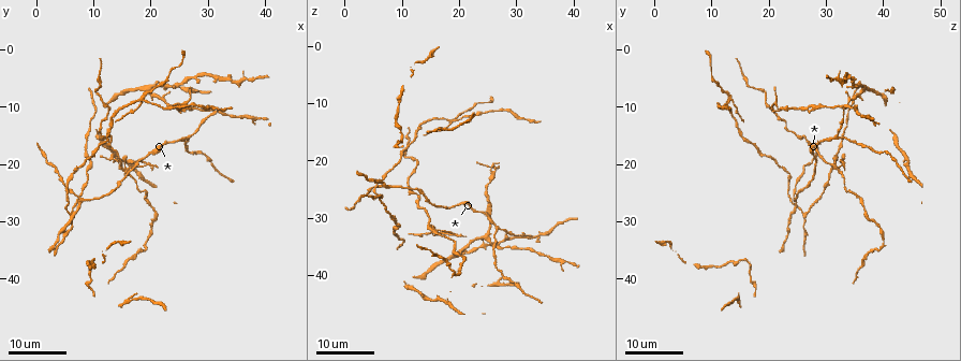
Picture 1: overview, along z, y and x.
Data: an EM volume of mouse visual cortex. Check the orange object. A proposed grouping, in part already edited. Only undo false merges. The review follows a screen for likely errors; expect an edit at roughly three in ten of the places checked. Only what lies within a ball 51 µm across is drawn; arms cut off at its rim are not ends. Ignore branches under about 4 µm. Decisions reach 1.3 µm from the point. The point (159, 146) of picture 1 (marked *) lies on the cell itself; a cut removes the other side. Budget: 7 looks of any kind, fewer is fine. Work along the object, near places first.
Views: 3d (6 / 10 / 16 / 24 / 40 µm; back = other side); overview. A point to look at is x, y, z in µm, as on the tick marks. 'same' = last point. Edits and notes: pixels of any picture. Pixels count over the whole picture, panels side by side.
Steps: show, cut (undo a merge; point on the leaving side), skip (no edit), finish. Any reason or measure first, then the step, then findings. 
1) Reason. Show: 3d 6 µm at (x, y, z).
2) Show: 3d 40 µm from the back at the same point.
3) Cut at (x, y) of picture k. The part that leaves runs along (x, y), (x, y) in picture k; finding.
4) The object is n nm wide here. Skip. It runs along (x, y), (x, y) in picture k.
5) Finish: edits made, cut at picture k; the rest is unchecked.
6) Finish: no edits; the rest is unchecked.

Three arms meet. Show: 3d 24 µm at (5.5, 24.0, 23.0).

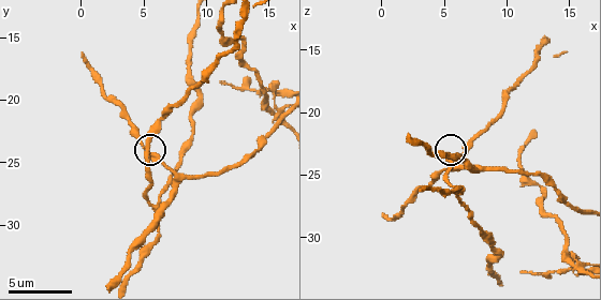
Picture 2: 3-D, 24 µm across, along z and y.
Show: 3d 6 µm at the same point.

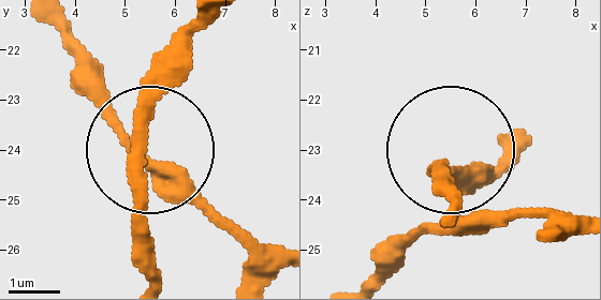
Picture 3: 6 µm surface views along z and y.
3 arms meet here. Skip. It runs along (272, 255), (144, 161), (144, 89), (187, 25) in picture 3; one cell here.

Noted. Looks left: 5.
Four or more arms meet. Show: 3d 24 µm at (18.5, 8.5, 13.0).

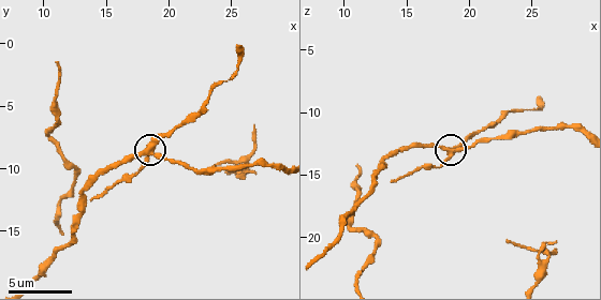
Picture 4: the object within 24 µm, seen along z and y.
Show: 3d 10 µm at (18.8, 8.2, 13.2).

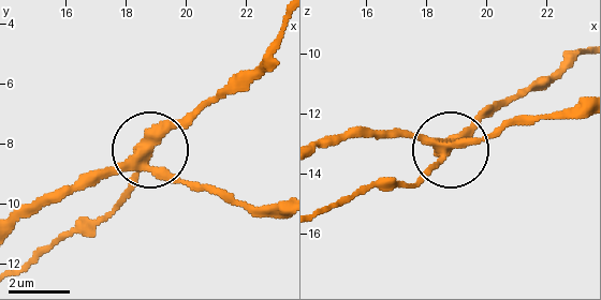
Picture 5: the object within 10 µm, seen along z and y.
The side arm is 13 µm long. Cut at (129, 190) of picture 5. The part that leaves runs along (146, 152), (108, 211), (77, 221), (24, 261) in picture 5; two cells meet here.

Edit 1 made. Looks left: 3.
Redraw. Show: overview.

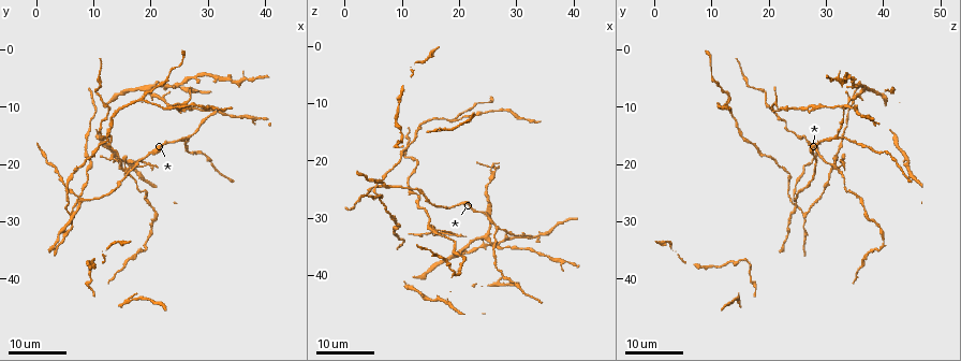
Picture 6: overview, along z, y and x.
Show: 3d 16 µm at (26.0, 10.0, 21.5).

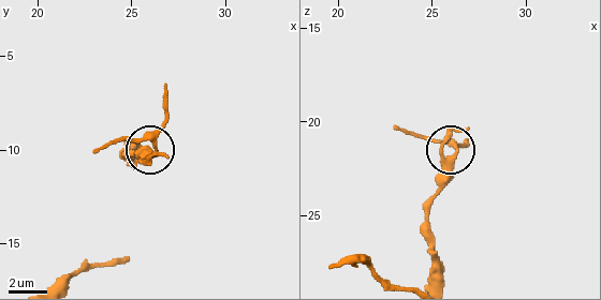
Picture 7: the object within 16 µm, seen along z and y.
Zoom in. Show: 3d 6 µm at (26.2, 9.6, 21.2).

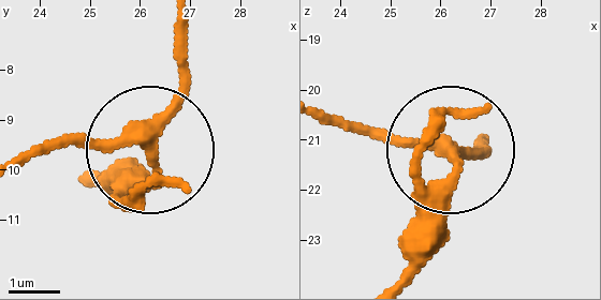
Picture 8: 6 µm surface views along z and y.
3 arms meet here. Cut at (174, 102) of picture 8. The part that leaves runs along (458, 159), (318, 116) in picture 8; a second cell is stuck on.

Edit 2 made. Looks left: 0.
Finish: edits made, cut at picture 5, cut at picture 8; the rest is unchecked.

